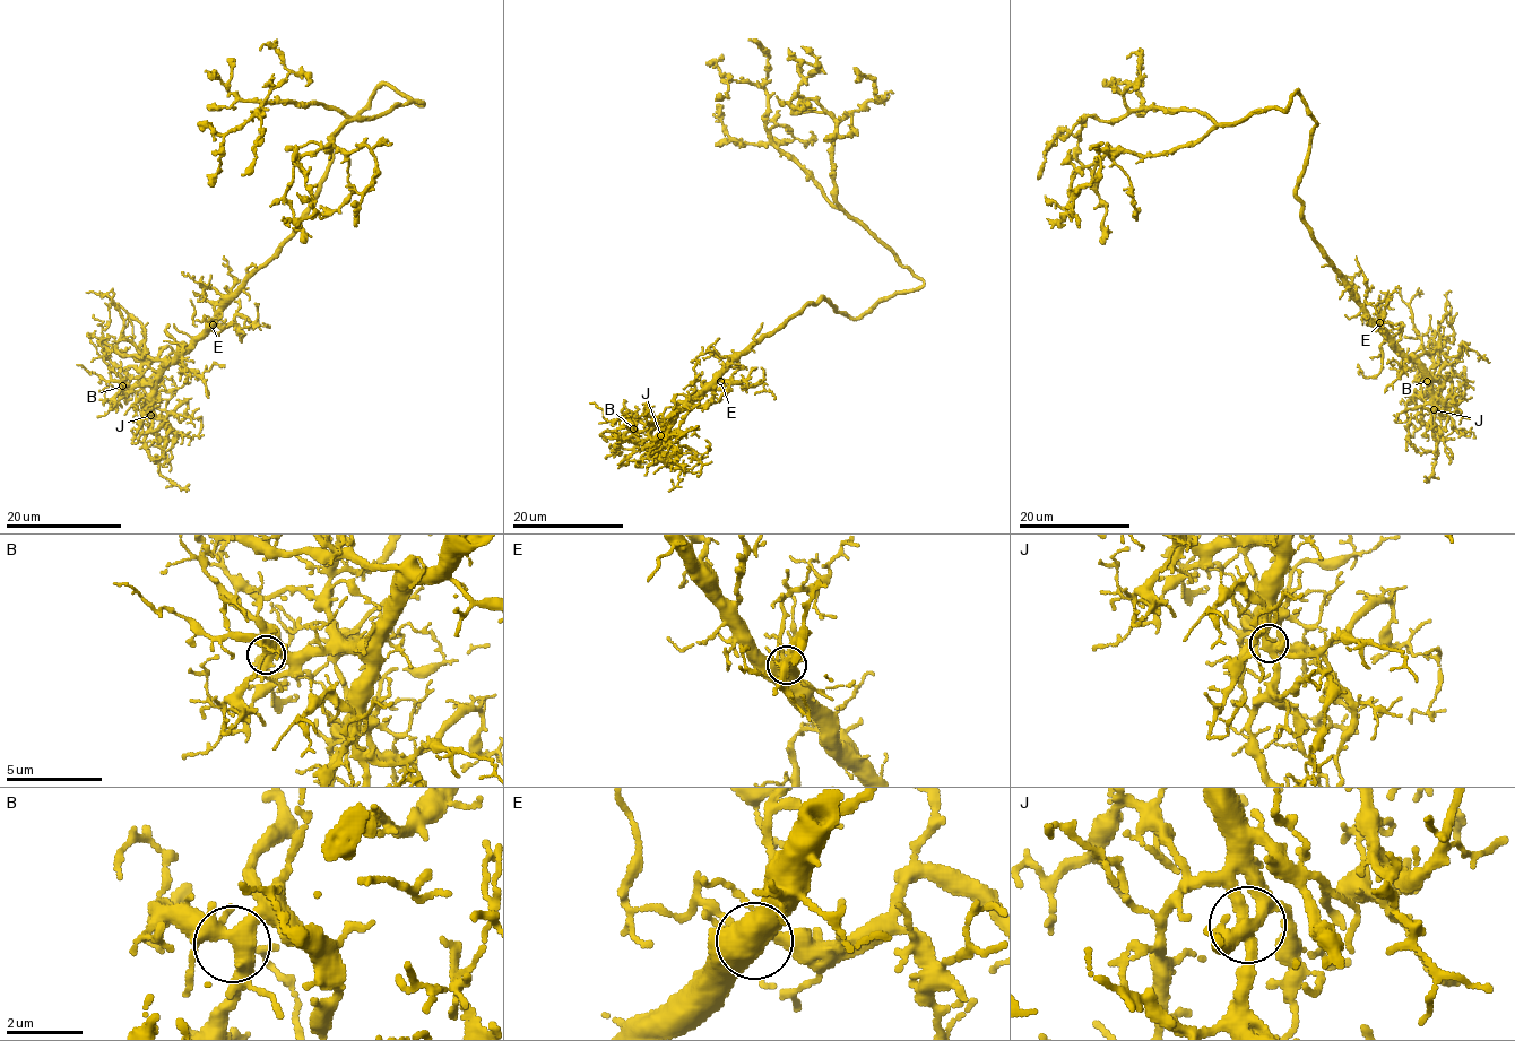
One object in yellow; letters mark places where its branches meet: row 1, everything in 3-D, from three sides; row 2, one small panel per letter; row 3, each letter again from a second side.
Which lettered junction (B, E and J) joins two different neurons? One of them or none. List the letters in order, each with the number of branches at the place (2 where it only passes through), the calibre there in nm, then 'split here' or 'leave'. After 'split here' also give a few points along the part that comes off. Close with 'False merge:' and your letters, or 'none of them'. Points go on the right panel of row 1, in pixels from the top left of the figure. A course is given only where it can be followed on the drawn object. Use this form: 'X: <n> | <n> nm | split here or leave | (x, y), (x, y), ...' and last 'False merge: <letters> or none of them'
B: 6 | 400 nm | leave
E: 6 | 360 nm | leave
J: 6 | 400 nm | leave
False merge: none of them

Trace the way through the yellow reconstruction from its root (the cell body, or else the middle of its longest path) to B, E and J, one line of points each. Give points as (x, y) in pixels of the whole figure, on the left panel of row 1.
B: (343, 124), (332, 139), (332, 158), (318, 196), (296, 232), (152, 381), (122, 385)
E: (343, 124), (332, 139), (332, 158), (318, 196), (296, 232), (247, 280), (213, 324)
J: (343, 124), (332, 139), (332, 158), (318, 196), (296, 232), (162, 369), (149, 415)

